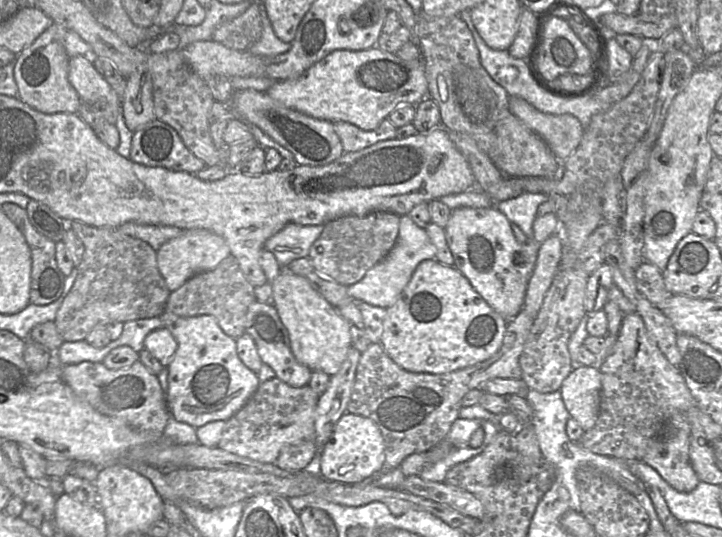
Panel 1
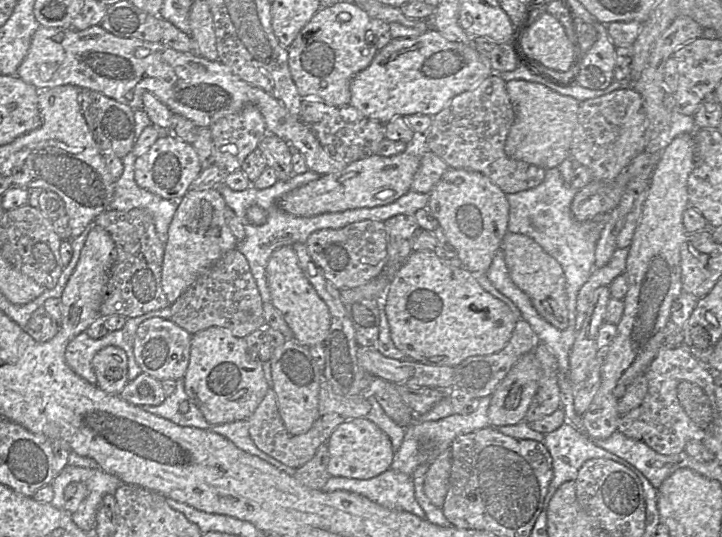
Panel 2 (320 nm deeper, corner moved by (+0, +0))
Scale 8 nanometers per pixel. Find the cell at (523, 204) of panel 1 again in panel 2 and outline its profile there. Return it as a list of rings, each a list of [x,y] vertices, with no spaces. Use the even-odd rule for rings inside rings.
[[[555,167],[546,170],[545,178],[538,186],[506,195],[509,202],[508,231],[523,234],[532,238],[546,253],[556,259],[563,269],[566,279],[568,327],[571,328],[575,328],[576,325],[578,292],[590,278],[595,269],[596,244],[600,238],[602,230],[609,220],[609,213],[603,213],[585,222],[576,221],[571,212],[571,203],[577,192],[578,190],[565,182],[559,168]]]

